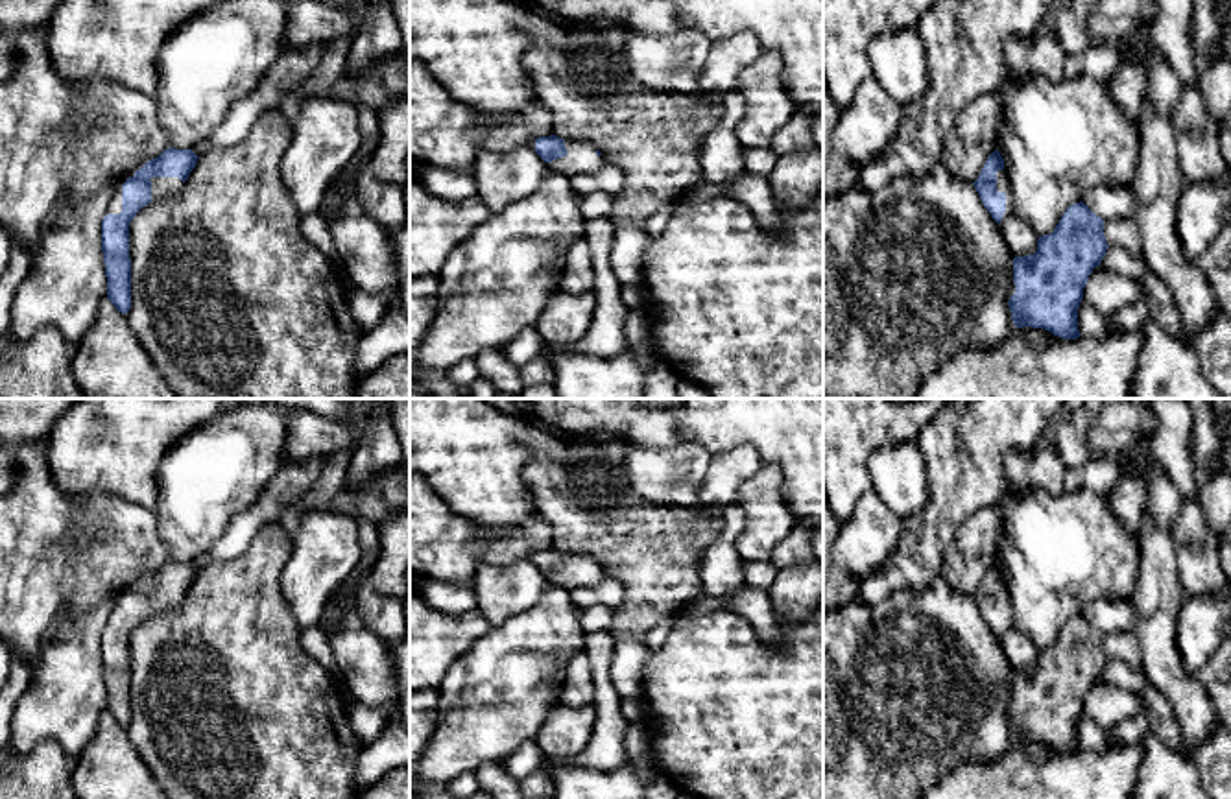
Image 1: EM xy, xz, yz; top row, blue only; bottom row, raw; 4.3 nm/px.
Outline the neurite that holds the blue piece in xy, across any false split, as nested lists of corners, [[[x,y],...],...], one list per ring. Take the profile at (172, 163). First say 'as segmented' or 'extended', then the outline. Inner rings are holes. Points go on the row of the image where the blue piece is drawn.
extended; [[[168,148],[116,185],[102,220],[102,253],[107,299],[118,312],[127,314],[131,308],[131,220],[148,203],[177,194],[197,159],[192,149]]]

